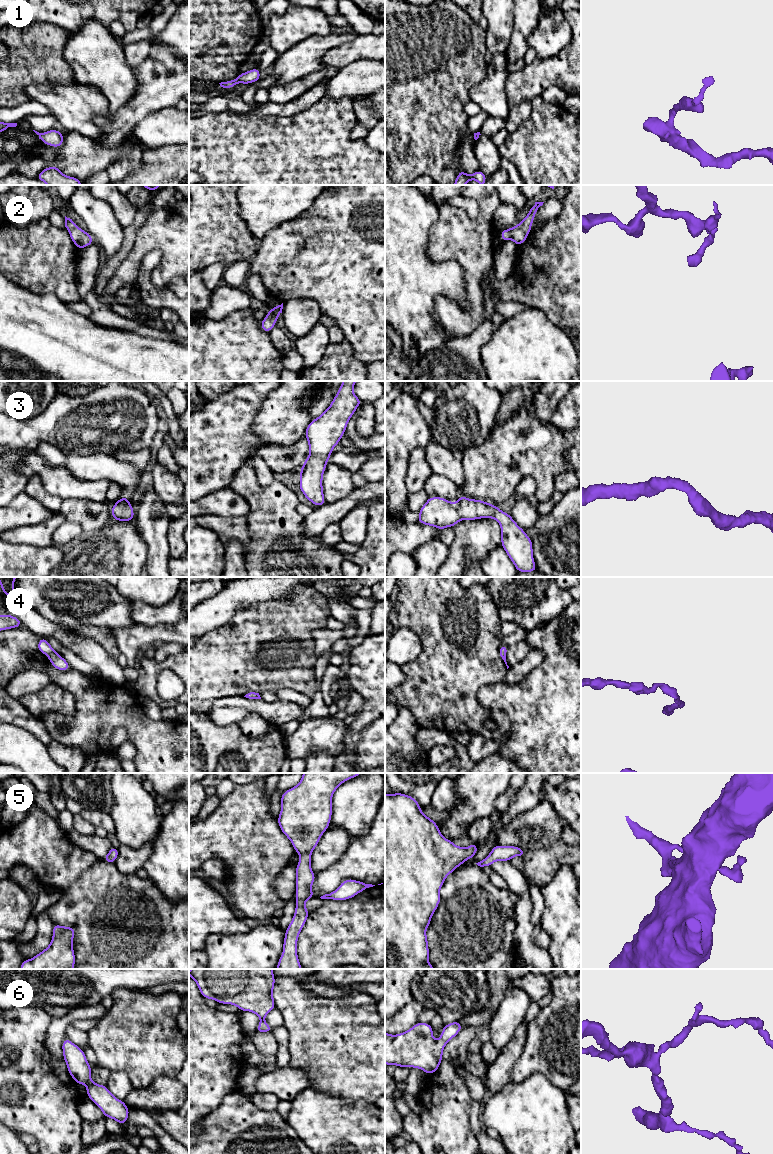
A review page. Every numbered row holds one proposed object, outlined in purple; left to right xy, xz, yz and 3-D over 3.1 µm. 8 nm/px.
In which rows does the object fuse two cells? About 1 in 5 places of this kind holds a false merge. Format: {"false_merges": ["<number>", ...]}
{"false_merges": []}

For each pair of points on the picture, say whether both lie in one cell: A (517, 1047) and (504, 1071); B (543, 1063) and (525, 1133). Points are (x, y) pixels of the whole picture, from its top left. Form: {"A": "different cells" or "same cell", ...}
{"A": "same cell", "B": "different cells"}

